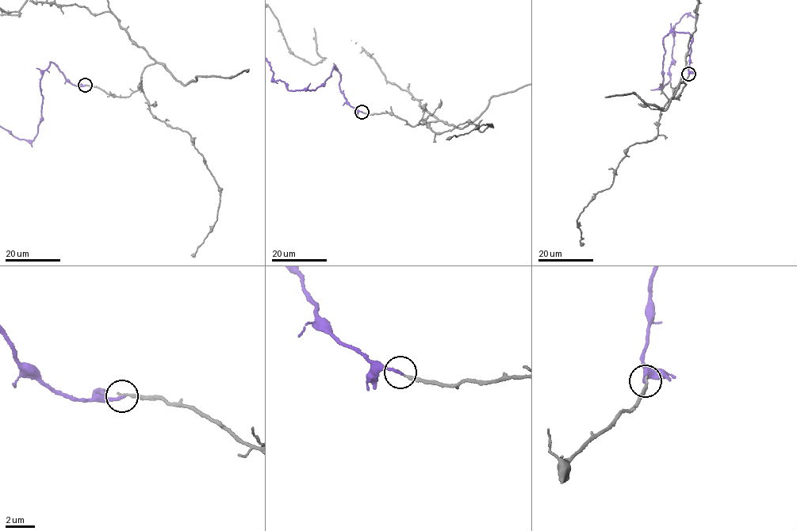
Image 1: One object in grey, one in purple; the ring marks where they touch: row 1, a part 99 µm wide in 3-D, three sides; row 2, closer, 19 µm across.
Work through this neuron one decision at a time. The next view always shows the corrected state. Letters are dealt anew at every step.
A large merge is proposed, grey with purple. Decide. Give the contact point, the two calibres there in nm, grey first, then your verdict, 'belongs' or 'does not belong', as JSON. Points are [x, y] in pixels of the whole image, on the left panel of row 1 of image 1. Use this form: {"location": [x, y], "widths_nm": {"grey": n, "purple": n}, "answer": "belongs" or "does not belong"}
{"location": [85, 85], "widths_nm": {"grey": 140, "purple": 200}, "answer": "belongs"}

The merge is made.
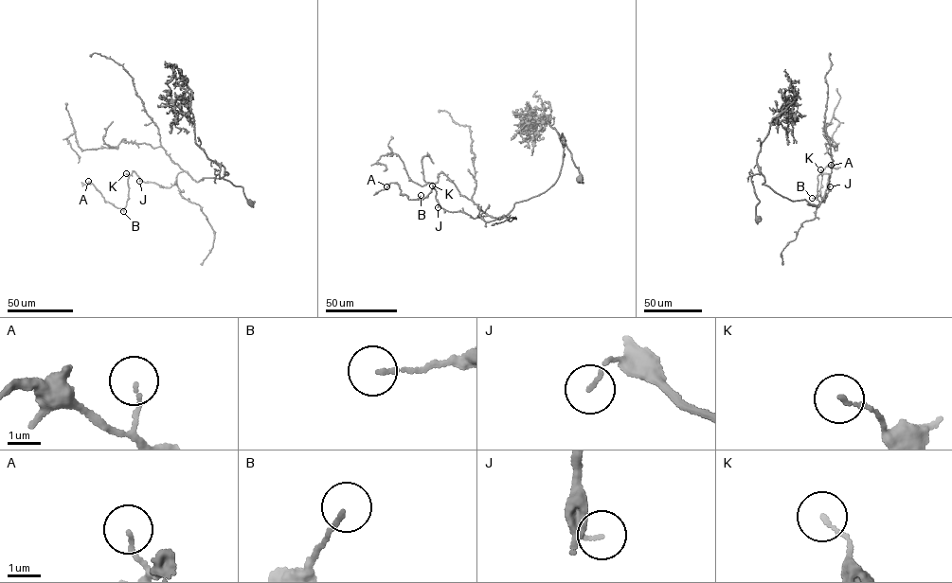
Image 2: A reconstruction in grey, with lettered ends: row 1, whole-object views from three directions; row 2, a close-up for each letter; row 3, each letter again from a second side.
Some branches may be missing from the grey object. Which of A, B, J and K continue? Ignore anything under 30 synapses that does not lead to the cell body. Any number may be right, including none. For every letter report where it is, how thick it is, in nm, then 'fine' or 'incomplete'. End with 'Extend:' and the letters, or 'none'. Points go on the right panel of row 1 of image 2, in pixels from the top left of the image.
A: at (831, 165); 80 nm thick; fine
B: at (812, 198); 120 nm thick; fine
J: at (830, 186); 100 nm thick; fine
K: at (820, 169); 120 nm thick; fine
Extend: none

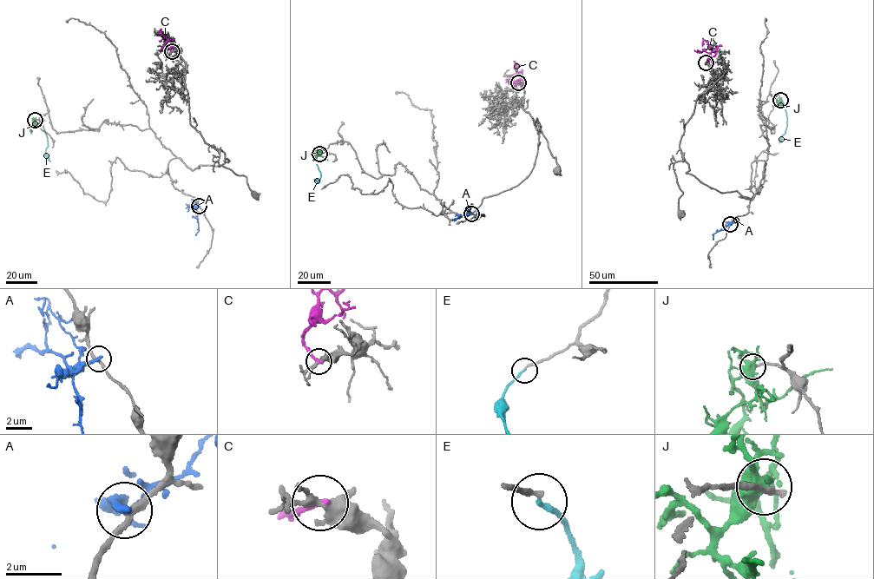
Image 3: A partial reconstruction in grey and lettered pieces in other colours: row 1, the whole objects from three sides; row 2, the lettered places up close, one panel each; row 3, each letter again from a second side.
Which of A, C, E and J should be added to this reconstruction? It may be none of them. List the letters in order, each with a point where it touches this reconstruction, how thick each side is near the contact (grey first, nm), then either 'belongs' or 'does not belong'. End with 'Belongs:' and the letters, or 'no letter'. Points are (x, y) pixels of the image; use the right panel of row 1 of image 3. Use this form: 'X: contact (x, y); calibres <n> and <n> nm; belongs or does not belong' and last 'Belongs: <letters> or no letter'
A: contact (730, 224); calibres 220 and 280 nm; does not belong
C: contact (706, 62); calibres 300 and 190 nm; does not belong
E: contact (781, 101); calibres 170 and 170 nm; belongs
J: contact (780, 100); calibres 240 and 400 nm; does not belong
Belongs: E

